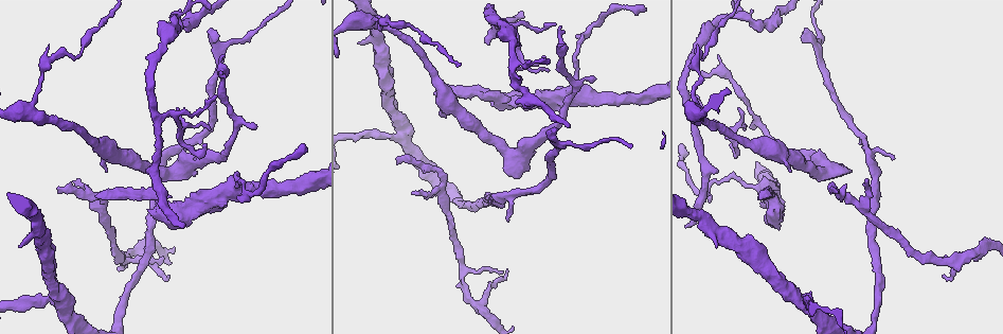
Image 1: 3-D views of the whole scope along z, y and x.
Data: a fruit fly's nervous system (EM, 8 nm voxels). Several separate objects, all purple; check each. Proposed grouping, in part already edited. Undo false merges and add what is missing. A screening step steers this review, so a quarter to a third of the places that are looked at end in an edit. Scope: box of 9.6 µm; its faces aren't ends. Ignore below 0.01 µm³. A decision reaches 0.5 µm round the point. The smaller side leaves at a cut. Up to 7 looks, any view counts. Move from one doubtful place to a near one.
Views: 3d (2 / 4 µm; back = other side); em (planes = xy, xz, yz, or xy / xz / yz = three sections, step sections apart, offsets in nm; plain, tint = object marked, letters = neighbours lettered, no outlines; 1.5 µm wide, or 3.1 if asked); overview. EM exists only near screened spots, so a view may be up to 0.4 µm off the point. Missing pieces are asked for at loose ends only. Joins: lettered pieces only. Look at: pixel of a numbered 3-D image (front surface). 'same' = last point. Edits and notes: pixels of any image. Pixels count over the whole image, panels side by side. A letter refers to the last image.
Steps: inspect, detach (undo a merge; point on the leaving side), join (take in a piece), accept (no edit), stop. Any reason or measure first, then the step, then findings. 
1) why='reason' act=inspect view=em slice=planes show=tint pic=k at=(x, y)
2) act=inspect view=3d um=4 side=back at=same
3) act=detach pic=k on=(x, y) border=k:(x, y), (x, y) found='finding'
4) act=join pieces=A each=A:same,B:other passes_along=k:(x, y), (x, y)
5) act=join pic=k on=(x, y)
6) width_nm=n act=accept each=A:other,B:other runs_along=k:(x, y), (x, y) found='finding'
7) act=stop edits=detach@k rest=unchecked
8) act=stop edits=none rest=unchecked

why='thin end' act=inspect view=em slice=planes show=letters pic=1 at=(737, 109)

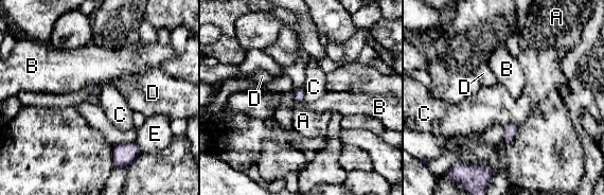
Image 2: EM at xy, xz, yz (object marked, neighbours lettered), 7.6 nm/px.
longest_contact=C:110nm act=accept each=A:other,B:other,C:other,D:other,E:other border=2:(302, 87), (303, 101) found='no lettered piece goes on from it'

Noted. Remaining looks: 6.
why='tapers out' act=inspect view=em slice=planes show=tint pic=1 at=(805, 28)

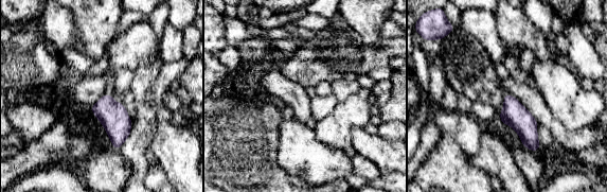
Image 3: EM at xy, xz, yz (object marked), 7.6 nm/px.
act=inspect view=em slice=planes show=letters at=same

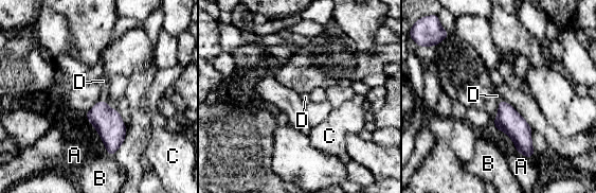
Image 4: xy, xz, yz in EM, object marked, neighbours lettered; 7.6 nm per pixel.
act=join pieces=D each=A:other,B:other,C:other,D:same passes_along=4:(108, 123), (102, 101), (103, 81) found='the neuron continues'

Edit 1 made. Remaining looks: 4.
why='tapers out' act=inspect view=3d um=4 pic=1 at=(167, 276)

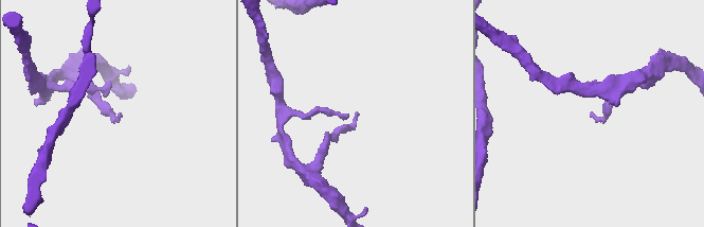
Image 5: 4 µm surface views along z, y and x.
act=inspect view=em slice=planes show=plain pic=5 at=(590, 115)

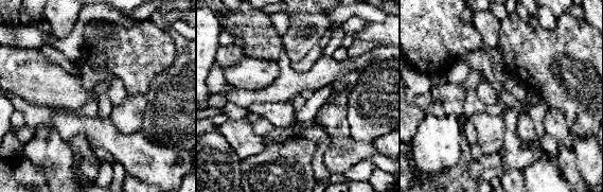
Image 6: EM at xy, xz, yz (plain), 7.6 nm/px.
act=inspect view=em slice=planes show=letters at=same

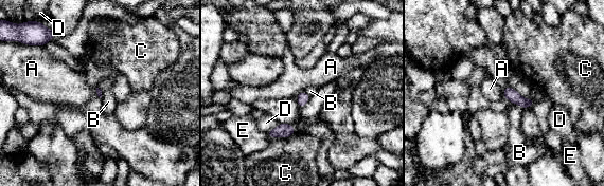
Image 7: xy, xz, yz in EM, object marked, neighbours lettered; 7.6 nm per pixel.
act=accept each=A:other,B:other,C:other,D:other,E:other border=7:(303, 90), (296, 95) found='no lettered piece goes on from it'

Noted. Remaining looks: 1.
act=stop edits=join@4 rest=unchecked

